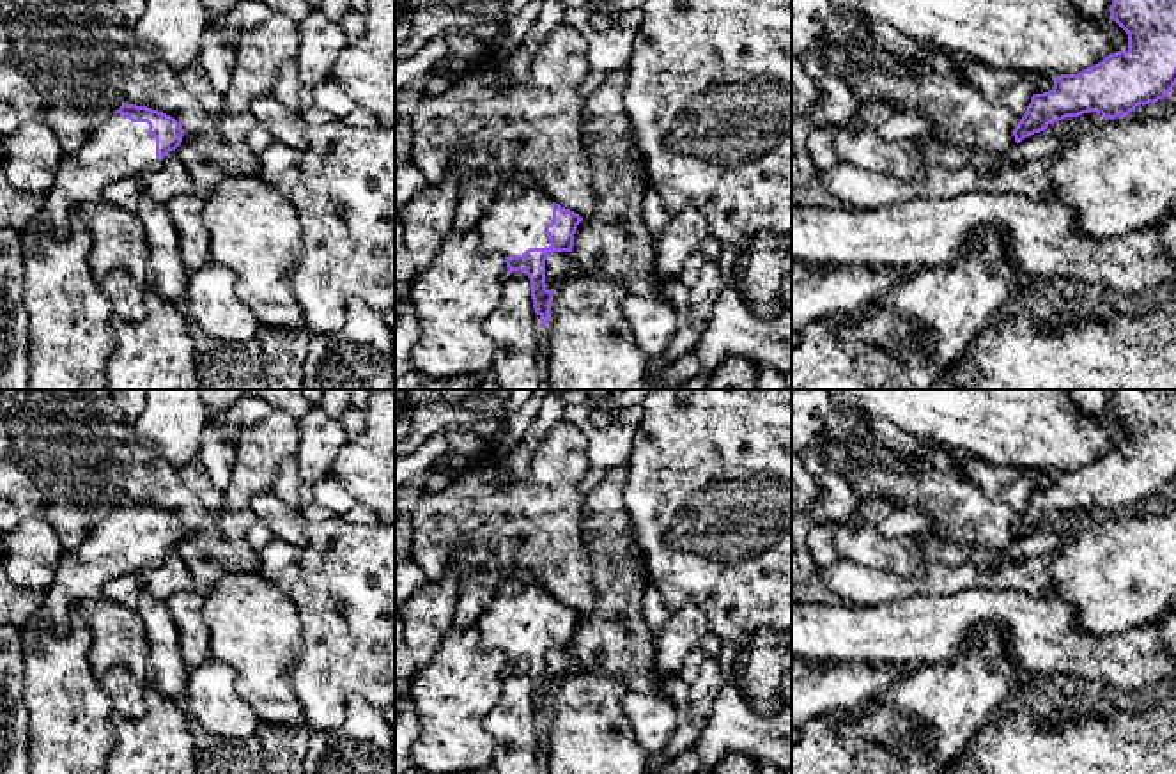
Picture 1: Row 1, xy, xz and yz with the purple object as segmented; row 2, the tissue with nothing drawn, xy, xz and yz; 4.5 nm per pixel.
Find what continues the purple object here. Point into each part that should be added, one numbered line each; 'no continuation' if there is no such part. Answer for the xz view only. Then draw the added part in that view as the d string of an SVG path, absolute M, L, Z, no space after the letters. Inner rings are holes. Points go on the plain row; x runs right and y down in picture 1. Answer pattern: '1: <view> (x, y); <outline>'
1: xz (516, 617); M515 579L501 583L475 622L482 650L522 652L528 645L549 645L545 622L553 618L553 595L540 584Z

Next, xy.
1: xy (117, 546); M110 510L80 547L64 551L41 608L19 629L23 646L34 646L43 627L57 636L69 632L67 615L74 604L101 597L110 579L152 569L161 558L147 519Z

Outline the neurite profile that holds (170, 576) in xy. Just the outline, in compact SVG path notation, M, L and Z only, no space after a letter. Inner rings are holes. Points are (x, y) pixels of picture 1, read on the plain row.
M177 546L170 547L161 561L138 572L140 590L152 599L166 602L172 595L193 588L191 574L181 558Z

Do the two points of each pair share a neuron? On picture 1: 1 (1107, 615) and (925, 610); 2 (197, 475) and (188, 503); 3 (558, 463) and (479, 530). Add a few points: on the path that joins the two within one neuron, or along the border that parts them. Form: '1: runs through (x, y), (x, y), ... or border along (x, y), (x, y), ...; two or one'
1: border along (1054, 597), (1075, 610), (1077, 627), (1113, 633); two
2: border along (177, 470), (183, 484), (204, 509); two
3: runs through (539, 482), (510, 510), (498, 518); one

